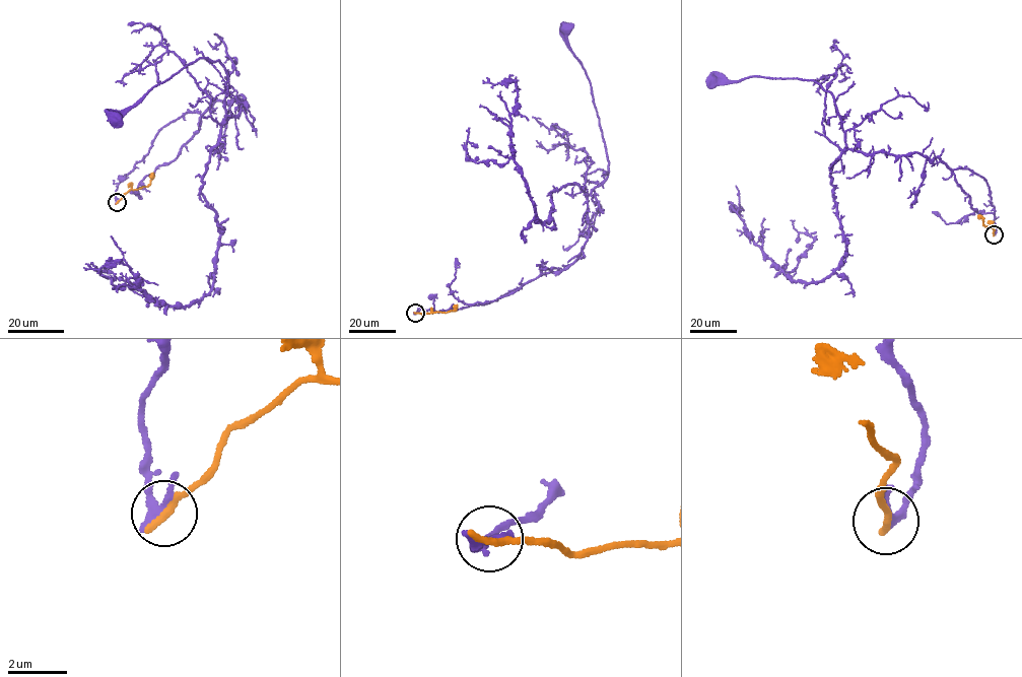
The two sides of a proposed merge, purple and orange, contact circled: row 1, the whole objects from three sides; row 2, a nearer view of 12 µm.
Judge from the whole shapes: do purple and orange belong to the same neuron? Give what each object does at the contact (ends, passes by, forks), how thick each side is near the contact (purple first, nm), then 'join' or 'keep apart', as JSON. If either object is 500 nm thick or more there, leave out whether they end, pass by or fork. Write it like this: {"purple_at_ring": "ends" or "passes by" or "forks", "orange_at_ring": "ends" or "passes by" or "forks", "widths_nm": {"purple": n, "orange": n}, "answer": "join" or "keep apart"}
{"purple_at_ring": "passes by", "orange_at_ring": "ends", "widths_nm": {"purple": 240, "orange": 320}, "answer": "keep apart"}

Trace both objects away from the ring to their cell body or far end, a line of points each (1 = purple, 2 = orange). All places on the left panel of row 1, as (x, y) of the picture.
1: (117, 202), (156, 133), (217, 100), (245, 105), (226, 119), (227, 73), (202, 58), (116, 119)
2: (117, 202), (130, 190), (148, 185), (152, 175)

